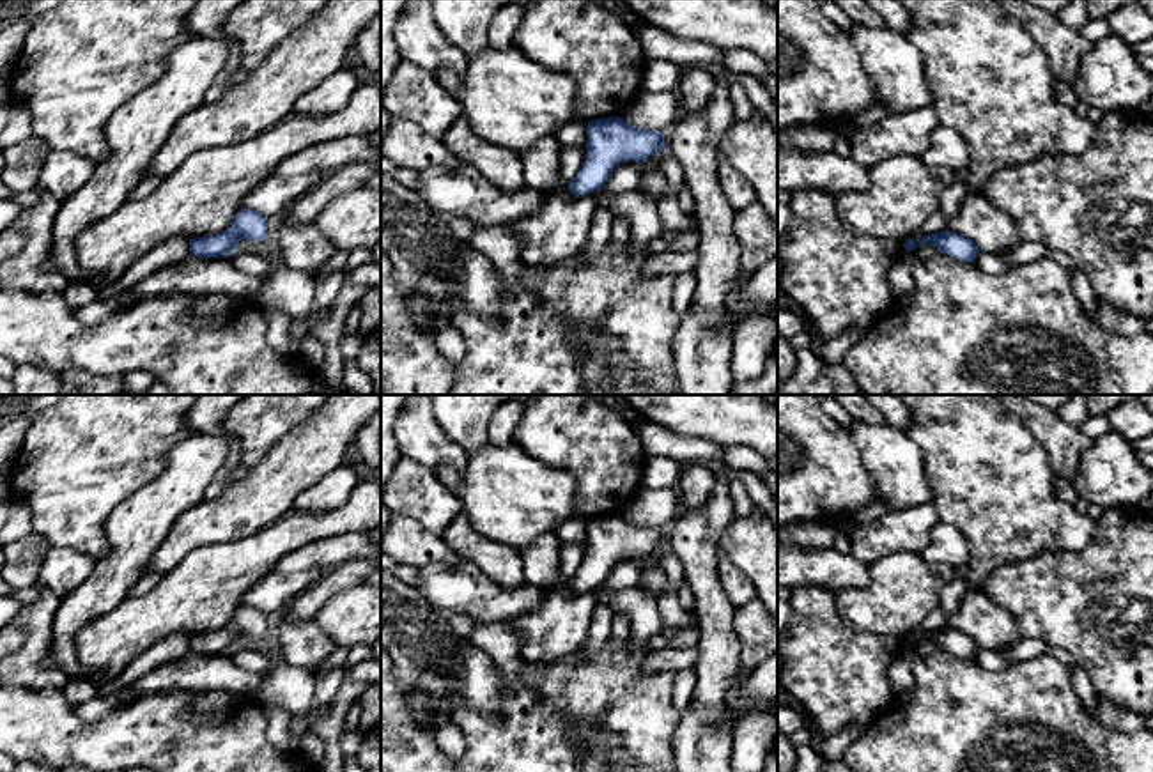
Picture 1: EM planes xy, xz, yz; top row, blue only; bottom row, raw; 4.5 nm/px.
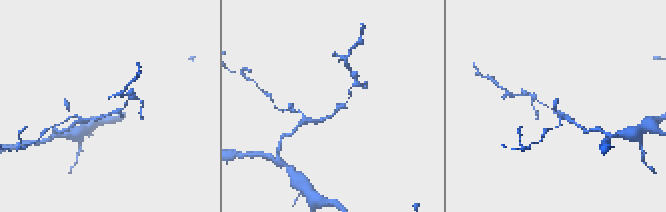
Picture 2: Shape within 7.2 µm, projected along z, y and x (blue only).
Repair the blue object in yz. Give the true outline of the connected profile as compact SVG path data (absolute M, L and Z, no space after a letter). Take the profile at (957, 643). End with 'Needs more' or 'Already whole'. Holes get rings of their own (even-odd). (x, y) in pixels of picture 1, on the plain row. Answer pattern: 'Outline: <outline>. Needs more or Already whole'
Outline: M948 625L940 630L928 630L917 641L907 636L903 639L903 645L907 648L912 648L921 641L932 641L939 650L949 652L960 659L974 659L978 652L978 643L971 636L958 632Z. Already whole

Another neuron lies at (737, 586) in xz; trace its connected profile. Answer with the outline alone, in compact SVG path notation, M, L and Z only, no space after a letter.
M726 556L719 558L719 581L735 609L756 600L754 584Z

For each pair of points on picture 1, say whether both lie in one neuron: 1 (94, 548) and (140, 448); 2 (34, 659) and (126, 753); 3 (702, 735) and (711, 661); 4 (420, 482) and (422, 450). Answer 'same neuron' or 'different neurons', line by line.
1: same neuron
2: different neurons
3: same neuron
4: different neurons

